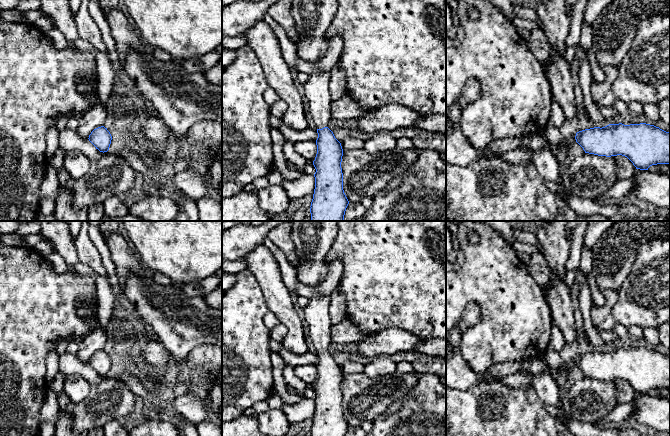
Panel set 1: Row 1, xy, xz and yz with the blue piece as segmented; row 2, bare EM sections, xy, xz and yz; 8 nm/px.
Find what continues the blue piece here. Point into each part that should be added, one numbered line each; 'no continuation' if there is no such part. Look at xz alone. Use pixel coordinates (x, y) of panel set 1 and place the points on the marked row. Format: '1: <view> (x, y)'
1: xz (316, 90)

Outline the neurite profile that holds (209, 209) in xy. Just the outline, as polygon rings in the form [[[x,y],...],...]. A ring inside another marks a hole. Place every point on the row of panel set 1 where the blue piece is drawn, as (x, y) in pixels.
[[[202,197],[197,200],[200,221],[222,221],[222,202]]]

